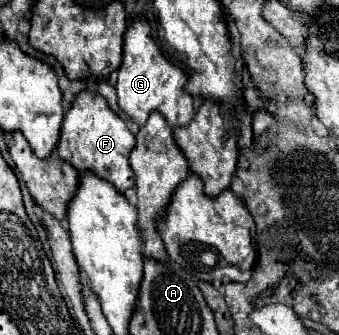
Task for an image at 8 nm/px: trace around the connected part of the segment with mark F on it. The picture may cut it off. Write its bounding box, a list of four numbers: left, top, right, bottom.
[56,90,134,192]

